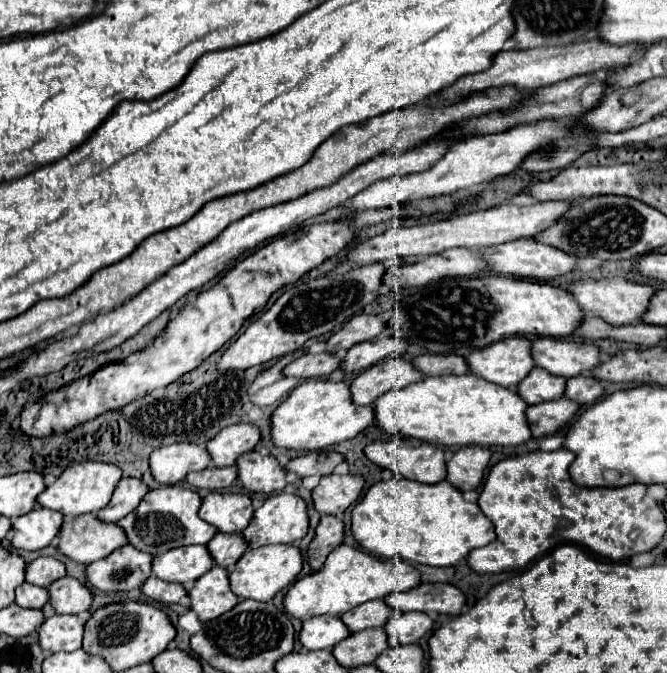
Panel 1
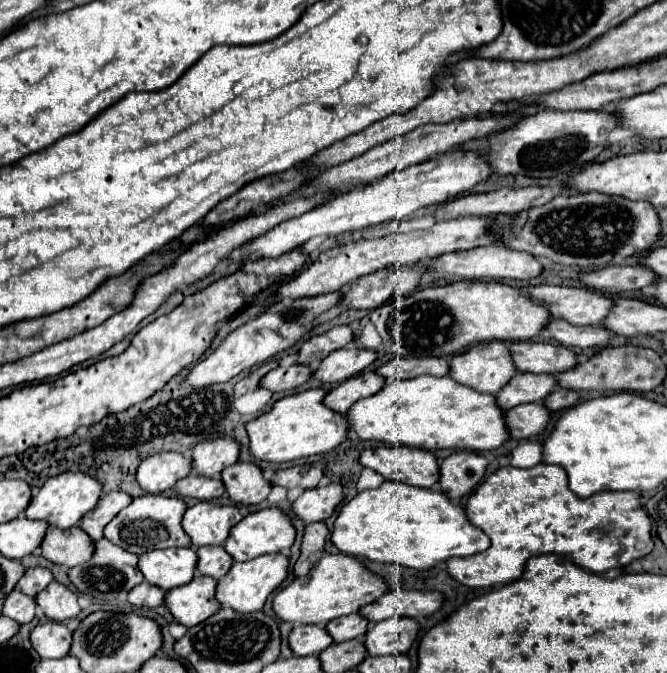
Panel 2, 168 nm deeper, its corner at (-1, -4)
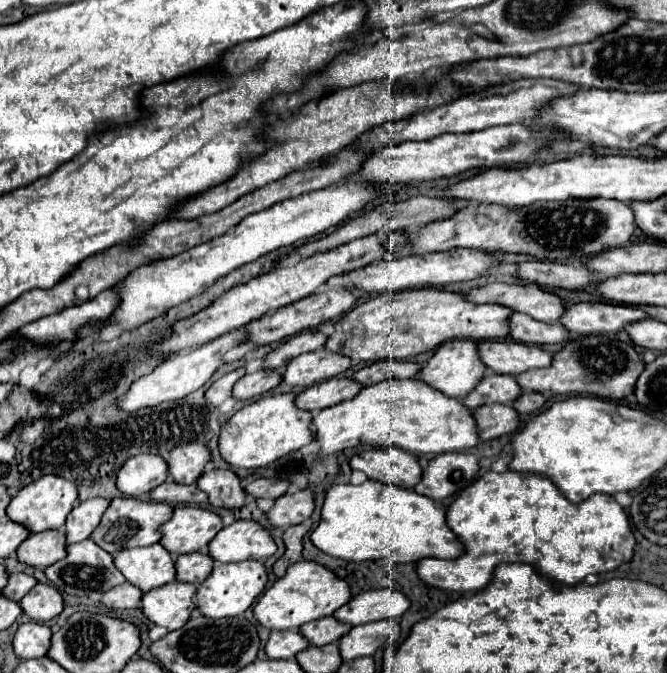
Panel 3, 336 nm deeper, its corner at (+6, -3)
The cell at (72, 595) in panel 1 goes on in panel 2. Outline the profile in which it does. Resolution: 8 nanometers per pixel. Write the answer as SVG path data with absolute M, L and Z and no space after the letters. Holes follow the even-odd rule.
M52 582L36 598L38 598L36 600L38 606L44 610L44 614L50 620L58 620L58 622L70 620L70 618L76 618L80 612L78 594L60 582Z

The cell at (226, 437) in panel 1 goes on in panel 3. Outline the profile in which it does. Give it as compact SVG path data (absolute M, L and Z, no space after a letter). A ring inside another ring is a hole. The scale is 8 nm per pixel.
M199 443L179 445L169 451L167 467L169 475L179 485L191 485L203 473L205 463L209 461L209 449Z

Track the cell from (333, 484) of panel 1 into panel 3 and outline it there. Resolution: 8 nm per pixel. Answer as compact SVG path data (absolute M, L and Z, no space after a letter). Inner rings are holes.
M289 491L275 499L275 505L267 511L267 519L273 527L289 527L307 521L313 513L311 491Z

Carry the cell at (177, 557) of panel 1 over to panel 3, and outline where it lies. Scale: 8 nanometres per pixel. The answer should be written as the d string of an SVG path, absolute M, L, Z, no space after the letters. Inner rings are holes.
M159 543L151 547L121 549L121 553L113 555L113 563L125 579L143 593L175 579L175 561Z

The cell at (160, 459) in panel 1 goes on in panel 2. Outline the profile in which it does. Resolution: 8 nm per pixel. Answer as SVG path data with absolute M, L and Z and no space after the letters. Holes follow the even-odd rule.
M160 452L142 460L136 480L150 494L170 490L180 478L192 474L192 458L180 452Z

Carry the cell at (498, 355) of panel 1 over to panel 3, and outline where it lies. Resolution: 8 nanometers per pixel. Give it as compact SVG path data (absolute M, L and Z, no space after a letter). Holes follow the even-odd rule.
M455 339L455 341L447 341L445 345L437 347L435 355L425 363L425 367L421 367L421 373L417 375L417 379L427 383L429 387L441 391L447 397L465 399L469 395L469 391L485 375L485 369L487 367L481 363L481 359L477 355L477 343L473 343L469 339Z

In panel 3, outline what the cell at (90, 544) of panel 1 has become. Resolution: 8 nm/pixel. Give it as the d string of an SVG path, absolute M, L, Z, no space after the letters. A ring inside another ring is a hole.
M61 529L49 533L35 533L17 547L17 559L23 565L45 569L65 557L65 547L65 533Z

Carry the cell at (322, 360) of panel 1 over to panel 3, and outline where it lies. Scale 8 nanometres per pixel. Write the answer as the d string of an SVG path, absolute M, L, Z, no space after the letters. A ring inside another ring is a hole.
M261 369L255 371L251 375L245 375L237 381L237 385L233 385L233 397L235 399L251 399L257 395L263 395L271 389L275 389L281 383L281 375L273 369Z

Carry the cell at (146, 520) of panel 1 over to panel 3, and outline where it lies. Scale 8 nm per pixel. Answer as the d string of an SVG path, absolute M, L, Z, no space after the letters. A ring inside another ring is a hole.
M119 497L109 503L107 511L101 517L101 523L89 535L89 539L95 541L101 549L105 549L111 555L125 549L125 547L147 547L147 545L153 545L161 539L157 529L165 521L169 521L171 513L173 513L173 509L167 503L151 503L151 501L133 499L133 497Z

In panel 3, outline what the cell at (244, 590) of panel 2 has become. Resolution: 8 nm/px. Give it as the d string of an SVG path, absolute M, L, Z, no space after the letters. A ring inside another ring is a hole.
M241 561L241 563L215 563L211 575L199 585L195 595L195 605L201 615L209 619L239 617L251 603L261 595L267 583L267 573L261 561Z

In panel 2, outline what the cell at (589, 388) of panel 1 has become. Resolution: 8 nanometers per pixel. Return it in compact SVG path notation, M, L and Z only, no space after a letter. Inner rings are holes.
M558 388L544 400L544 406L550 410L568 410L580 402L580 392L570 390L570 388Z

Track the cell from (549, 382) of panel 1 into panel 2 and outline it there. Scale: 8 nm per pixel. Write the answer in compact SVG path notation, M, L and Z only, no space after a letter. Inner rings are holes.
M518 372L496 394L496 402L504 410L510 410L512 406L520 406L520 404L528 404L528 402L542 402L556 386L558 386L558 380L550 374Z

